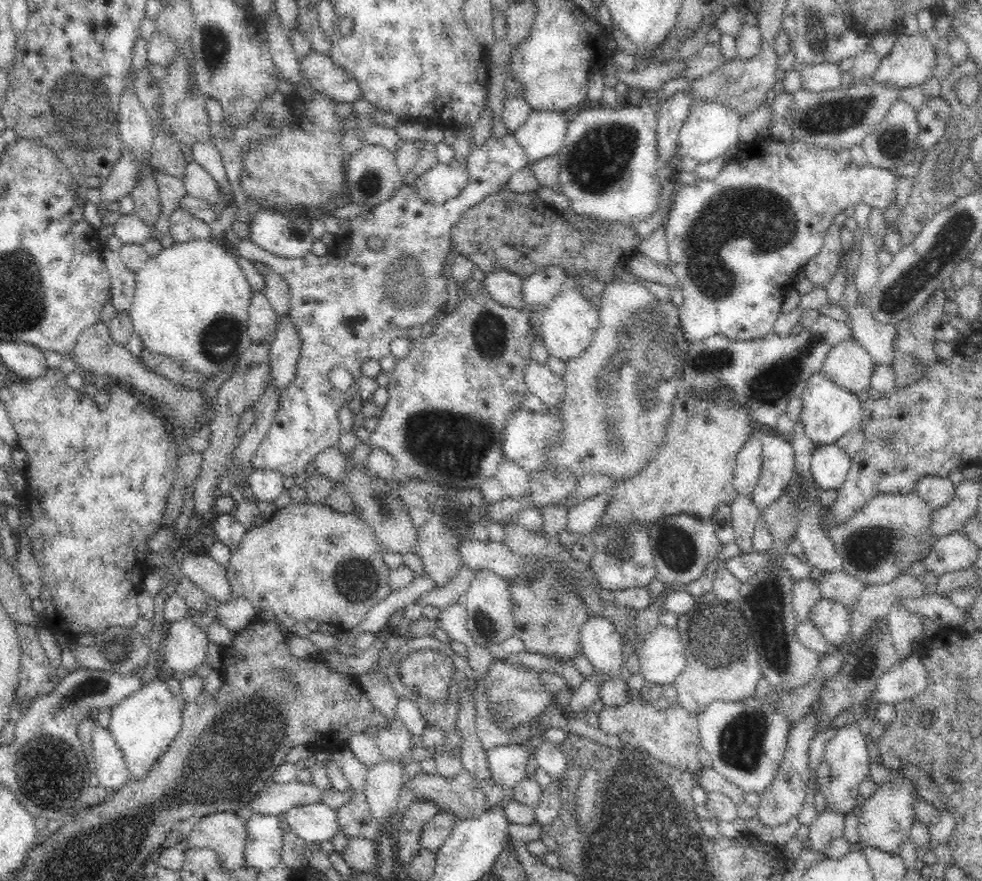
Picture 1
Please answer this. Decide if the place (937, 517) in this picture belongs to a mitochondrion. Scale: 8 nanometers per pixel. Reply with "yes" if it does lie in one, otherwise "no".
no

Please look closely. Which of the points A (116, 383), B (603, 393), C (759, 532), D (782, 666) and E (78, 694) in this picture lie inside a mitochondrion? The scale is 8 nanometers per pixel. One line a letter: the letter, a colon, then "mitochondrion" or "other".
A: other
B: mitochondrion
C: other
D: mitochondrion
E: mitochondrion

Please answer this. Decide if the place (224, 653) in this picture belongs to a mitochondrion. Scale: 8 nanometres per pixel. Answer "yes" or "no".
no

